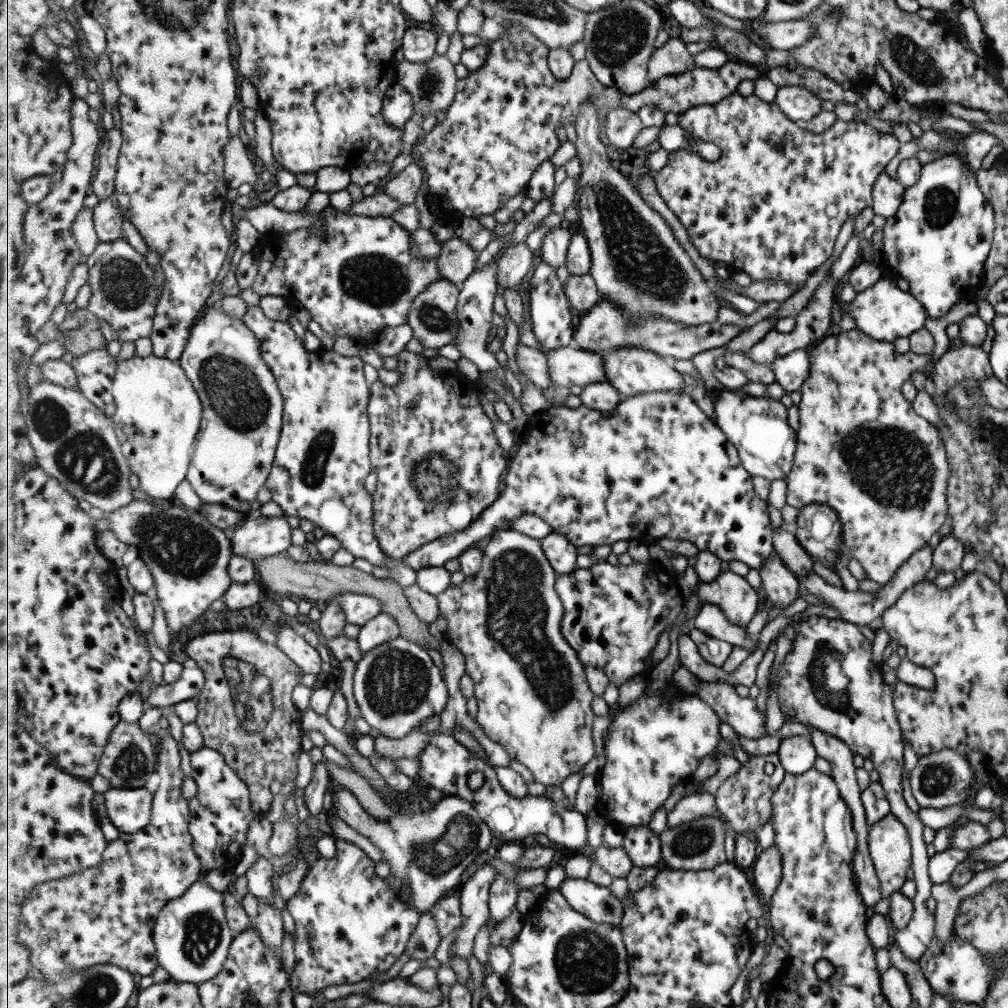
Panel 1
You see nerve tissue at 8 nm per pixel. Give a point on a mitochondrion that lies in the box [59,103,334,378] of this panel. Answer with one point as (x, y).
(123, 283)

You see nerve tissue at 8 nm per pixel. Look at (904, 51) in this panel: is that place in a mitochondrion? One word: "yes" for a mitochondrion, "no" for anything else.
yes

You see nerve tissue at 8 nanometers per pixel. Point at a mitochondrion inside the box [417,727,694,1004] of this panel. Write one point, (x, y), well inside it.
(586, 962)

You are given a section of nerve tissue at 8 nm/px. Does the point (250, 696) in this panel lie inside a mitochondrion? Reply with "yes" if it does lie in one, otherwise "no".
yes

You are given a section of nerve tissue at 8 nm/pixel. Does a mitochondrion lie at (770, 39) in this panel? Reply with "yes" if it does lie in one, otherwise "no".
no

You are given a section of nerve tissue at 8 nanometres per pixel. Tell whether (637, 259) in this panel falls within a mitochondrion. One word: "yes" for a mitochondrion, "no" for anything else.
yes

